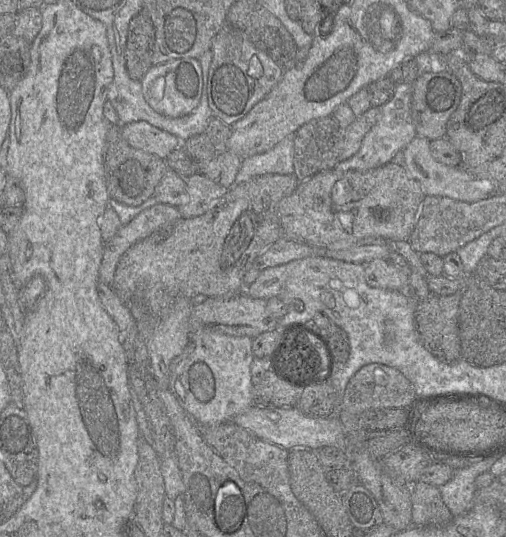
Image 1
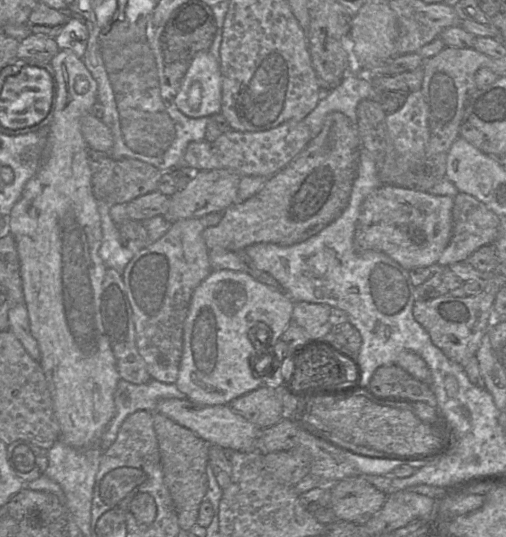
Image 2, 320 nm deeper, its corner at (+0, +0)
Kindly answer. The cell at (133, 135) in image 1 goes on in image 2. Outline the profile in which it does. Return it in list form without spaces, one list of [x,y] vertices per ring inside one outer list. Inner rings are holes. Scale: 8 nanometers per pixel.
[[[287,121],[265,131],[230,130],[214,141],[190,142],[184,155],[185,165],[196,171],[225,169],[244,176],[270,178],[293,160],[312,139],[309,127],[300,121]]]

